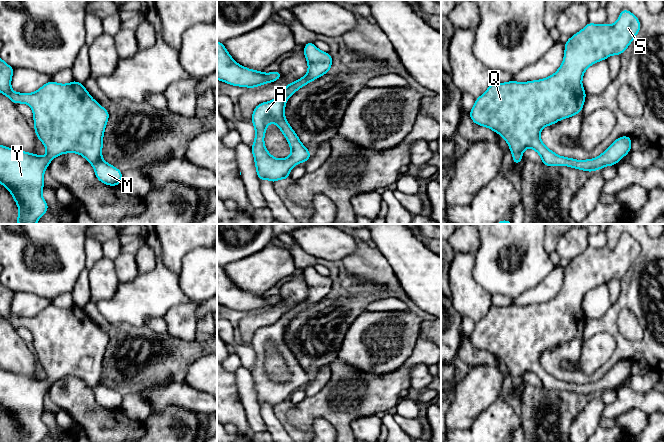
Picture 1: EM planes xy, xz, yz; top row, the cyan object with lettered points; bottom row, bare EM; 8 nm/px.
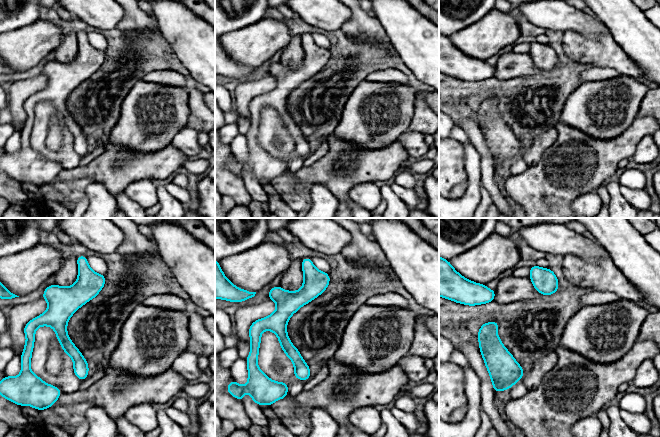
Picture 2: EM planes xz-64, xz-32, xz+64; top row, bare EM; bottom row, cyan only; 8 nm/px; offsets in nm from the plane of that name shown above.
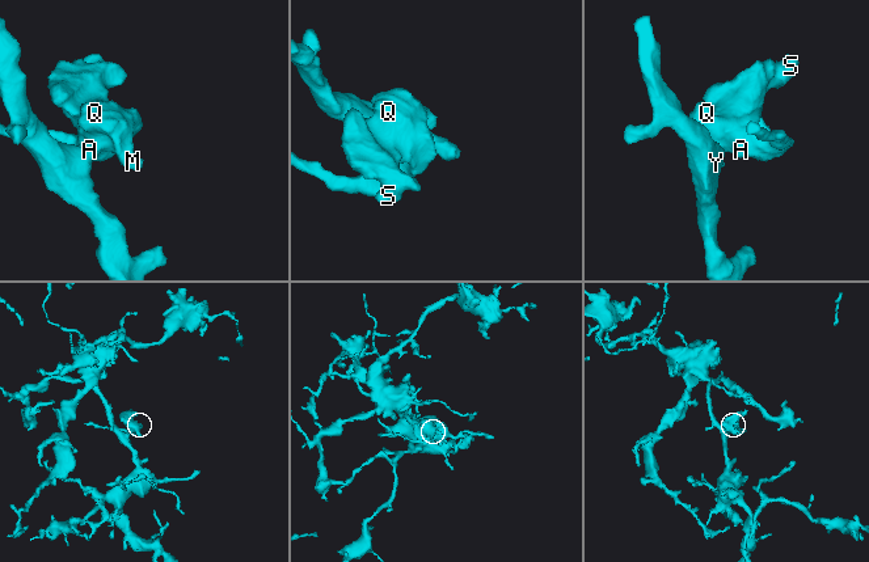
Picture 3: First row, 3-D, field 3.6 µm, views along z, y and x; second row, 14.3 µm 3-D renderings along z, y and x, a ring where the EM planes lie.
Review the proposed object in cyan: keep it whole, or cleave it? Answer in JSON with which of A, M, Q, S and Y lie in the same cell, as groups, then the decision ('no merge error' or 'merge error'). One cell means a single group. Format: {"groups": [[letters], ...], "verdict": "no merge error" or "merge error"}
{"groups": [["A", "M", "Q", "S", "Y"]], "verdict": "no merge error"}

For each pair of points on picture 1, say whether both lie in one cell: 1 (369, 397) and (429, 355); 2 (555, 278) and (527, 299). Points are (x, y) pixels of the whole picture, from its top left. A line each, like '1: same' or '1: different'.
1: same
2: same

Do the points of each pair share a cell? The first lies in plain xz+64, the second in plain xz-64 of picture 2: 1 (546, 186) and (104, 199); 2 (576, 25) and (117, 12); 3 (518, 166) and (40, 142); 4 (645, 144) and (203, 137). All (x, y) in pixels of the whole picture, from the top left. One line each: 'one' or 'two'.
1: two
2: one
3: one
4: two

